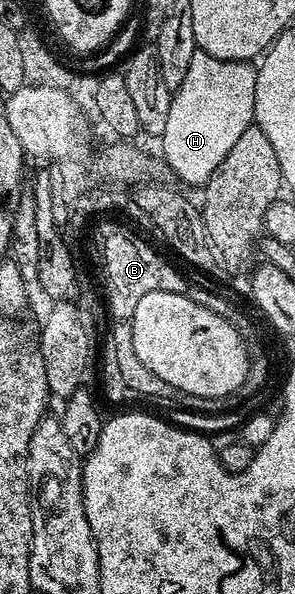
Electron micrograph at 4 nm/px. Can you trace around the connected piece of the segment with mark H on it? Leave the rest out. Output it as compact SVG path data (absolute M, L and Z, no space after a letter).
M196 51L192 55L192 59L188 63L188 67L184 71L184 83L180 83L178 89L173 90L173 97L171 99L171 106L169 108L168 123L165 124L164 133L160 138L161 146L161 160L166 160L166 165L183 181L186 185L197 185L197 187L205 186L209 181L209 176L216 171L216 167L220 166L220 163L223 162L228 151L235 146L236 141L240 138L240 135L244 134L244 131L247 131L250 126L255 124L254 122L254 109L253 103L255 102L256 96L256 77L257 77L257 68L249 61L225 61L224 59L216 59L212 55L203 53L201 51Z

